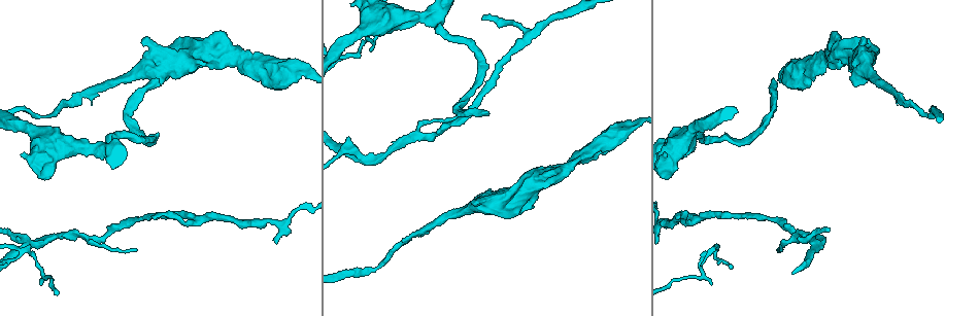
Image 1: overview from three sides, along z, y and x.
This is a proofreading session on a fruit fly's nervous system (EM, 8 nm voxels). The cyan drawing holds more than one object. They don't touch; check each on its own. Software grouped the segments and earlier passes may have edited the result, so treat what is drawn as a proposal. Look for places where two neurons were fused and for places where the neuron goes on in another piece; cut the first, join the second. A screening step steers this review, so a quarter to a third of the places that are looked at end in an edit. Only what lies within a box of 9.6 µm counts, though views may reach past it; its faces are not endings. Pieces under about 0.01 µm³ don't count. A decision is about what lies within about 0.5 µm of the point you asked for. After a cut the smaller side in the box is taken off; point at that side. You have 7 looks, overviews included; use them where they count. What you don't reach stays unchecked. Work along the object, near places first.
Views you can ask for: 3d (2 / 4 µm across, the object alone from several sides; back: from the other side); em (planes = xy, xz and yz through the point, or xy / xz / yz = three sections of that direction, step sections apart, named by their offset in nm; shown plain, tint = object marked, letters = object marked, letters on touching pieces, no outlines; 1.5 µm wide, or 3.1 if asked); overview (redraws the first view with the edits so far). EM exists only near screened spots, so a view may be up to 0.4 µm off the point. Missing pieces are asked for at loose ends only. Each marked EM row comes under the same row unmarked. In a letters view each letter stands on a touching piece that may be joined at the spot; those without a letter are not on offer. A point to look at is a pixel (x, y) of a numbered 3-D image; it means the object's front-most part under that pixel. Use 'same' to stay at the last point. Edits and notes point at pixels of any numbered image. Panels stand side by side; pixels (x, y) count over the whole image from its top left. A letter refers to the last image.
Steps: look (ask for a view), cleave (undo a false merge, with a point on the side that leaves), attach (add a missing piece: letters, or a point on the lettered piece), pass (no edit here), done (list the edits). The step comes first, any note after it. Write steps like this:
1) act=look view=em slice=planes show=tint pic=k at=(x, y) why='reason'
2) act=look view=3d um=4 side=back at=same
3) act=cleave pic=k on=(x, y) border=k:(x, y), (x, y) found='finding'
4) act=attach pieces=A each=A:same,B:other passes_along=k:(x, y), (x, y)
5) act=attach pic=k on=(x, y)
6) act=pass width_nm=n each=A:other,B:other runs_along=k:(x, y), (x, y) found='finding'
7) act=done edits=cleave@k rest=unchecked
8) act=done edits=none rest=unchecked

act=look view=em slice=xy step=8 show=letters pic=1 at=(153, 216)

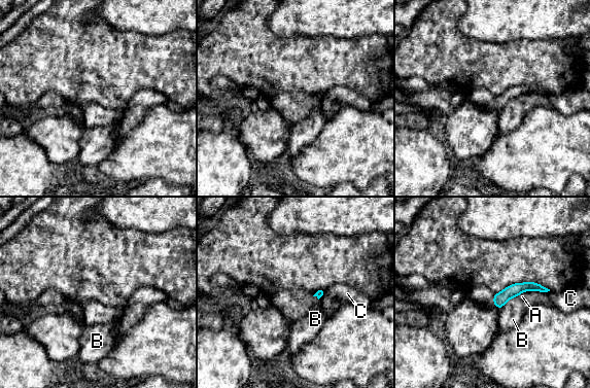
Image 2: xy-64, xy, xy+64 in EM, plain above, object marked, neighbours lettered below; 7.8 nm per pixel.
act=look view=em slice=planes show=letters at=same

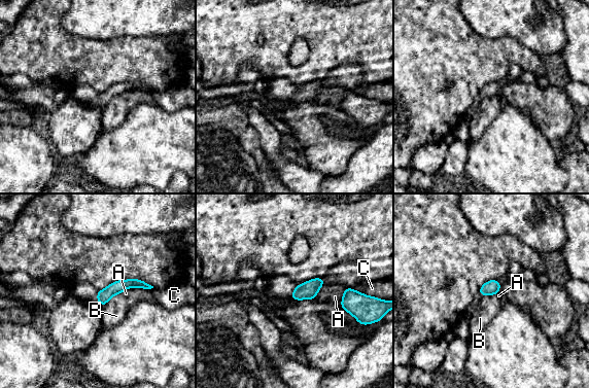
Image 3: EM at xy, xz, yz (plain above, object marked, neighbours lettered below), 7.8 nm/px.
act=pass each=A:other,B:other,C:other found='none of them fits'

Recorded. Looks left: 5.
act=look view=3d um=2 pic=1 at=(715, 252) why='branch point'

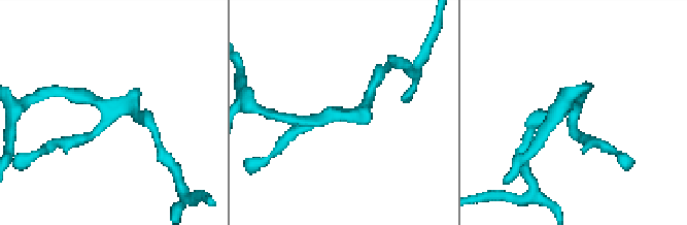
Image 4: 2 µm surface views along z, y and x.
act=look view=em slice=yz step=8 show=letters pic=4 at=(575, 109) arms=3

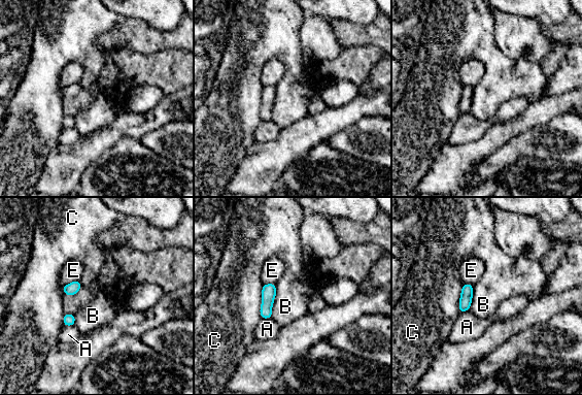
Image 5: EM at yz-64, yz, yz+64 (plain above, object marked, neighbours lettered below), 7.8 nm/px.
act=pass each=A:other,B:other,C:other,E:other found='one neuron here'

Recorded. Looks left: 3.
act=look view=em slice=planes show=letters pic=1 at=(672, 175) why='stops while still wide'

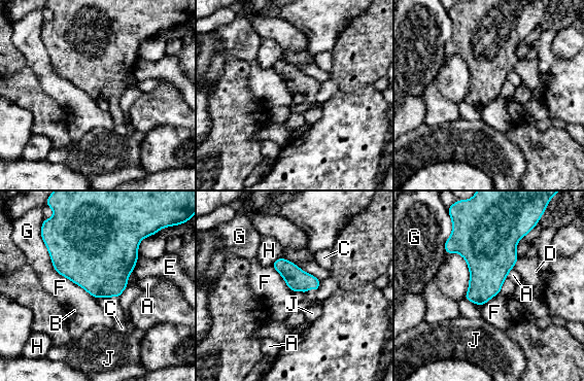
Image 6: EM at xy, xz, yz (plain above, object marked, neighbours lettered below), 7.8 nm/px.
act=pass each=A:other,B:other,C:other,D:other,E:other,F:other,G:other,H:other,J:other border=6:(507, 276), (500, 291) found='none of them fits'

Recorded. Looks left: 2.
act=done edits=none rest=unchecked

